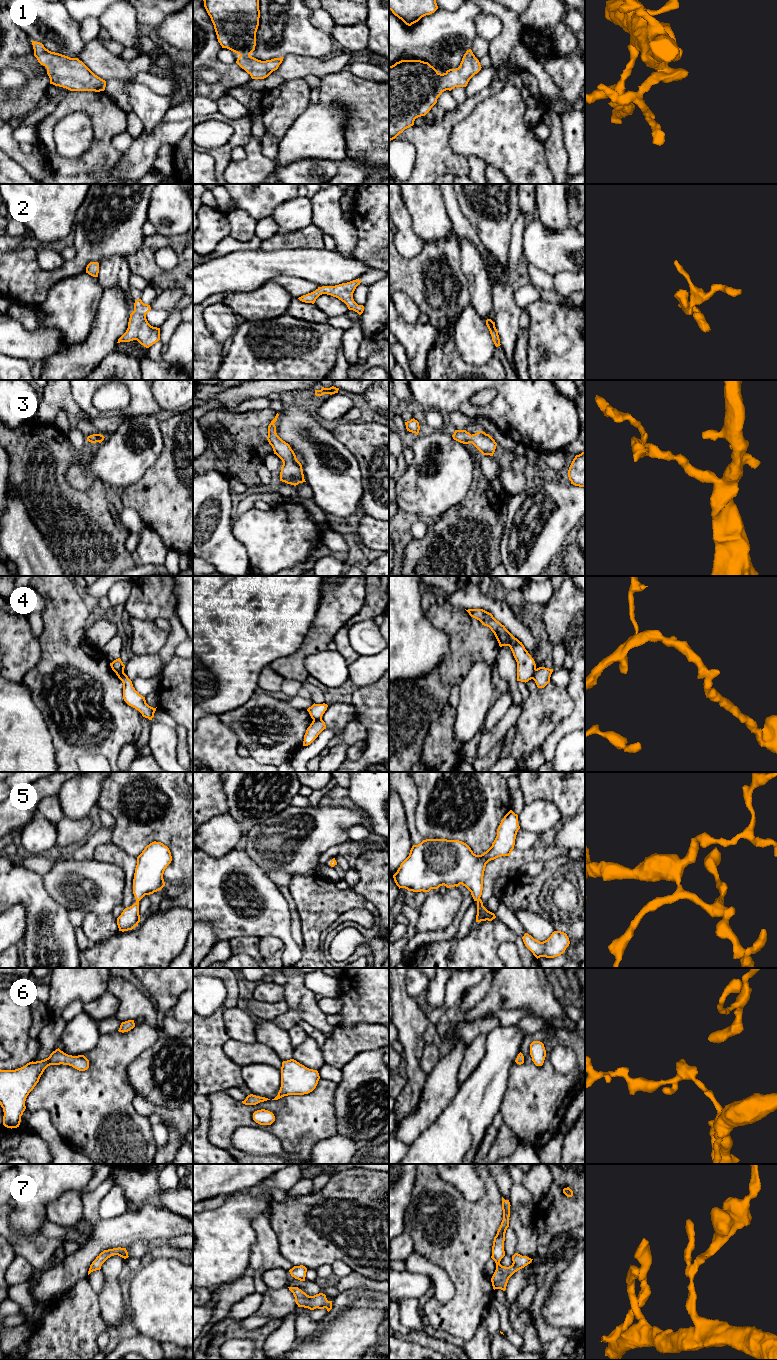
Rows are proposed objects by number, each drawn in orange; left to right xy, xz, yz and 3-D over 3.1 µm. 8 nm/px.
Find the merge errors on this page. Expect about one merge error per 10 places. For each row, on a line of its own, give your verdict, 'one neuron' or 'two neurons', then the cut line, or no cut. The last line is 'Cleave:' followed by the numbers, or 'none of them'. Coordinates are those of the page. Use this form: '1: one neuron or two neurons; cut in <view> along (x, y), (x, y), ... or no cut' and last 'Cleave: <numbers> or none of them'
1: one neuron; no cut
2: one neuron; no cut
3: one neuron; no cut
4: two neurons; cut in yz along (536, 669), (531, 678)
5: one neuron; no cut
6: one neuron; no cut
7: one neuron; no cut
Cleave: 4

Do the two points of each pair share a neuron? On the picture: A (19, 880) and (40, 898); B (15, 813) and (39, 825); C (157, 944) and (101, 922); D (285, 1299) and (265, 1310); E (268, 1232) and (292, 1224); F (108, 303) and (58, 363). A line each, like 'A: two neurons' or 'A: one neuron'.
A: one neuron
B: two neurons
C: two neurons
D: one neuron
E: two neurons
F: one neuron

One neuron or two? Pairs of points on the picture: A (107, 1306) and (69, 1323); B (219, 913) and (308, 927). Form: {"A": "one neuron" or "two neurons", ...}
{"A": "two neurons", "B": "two neurons"}

